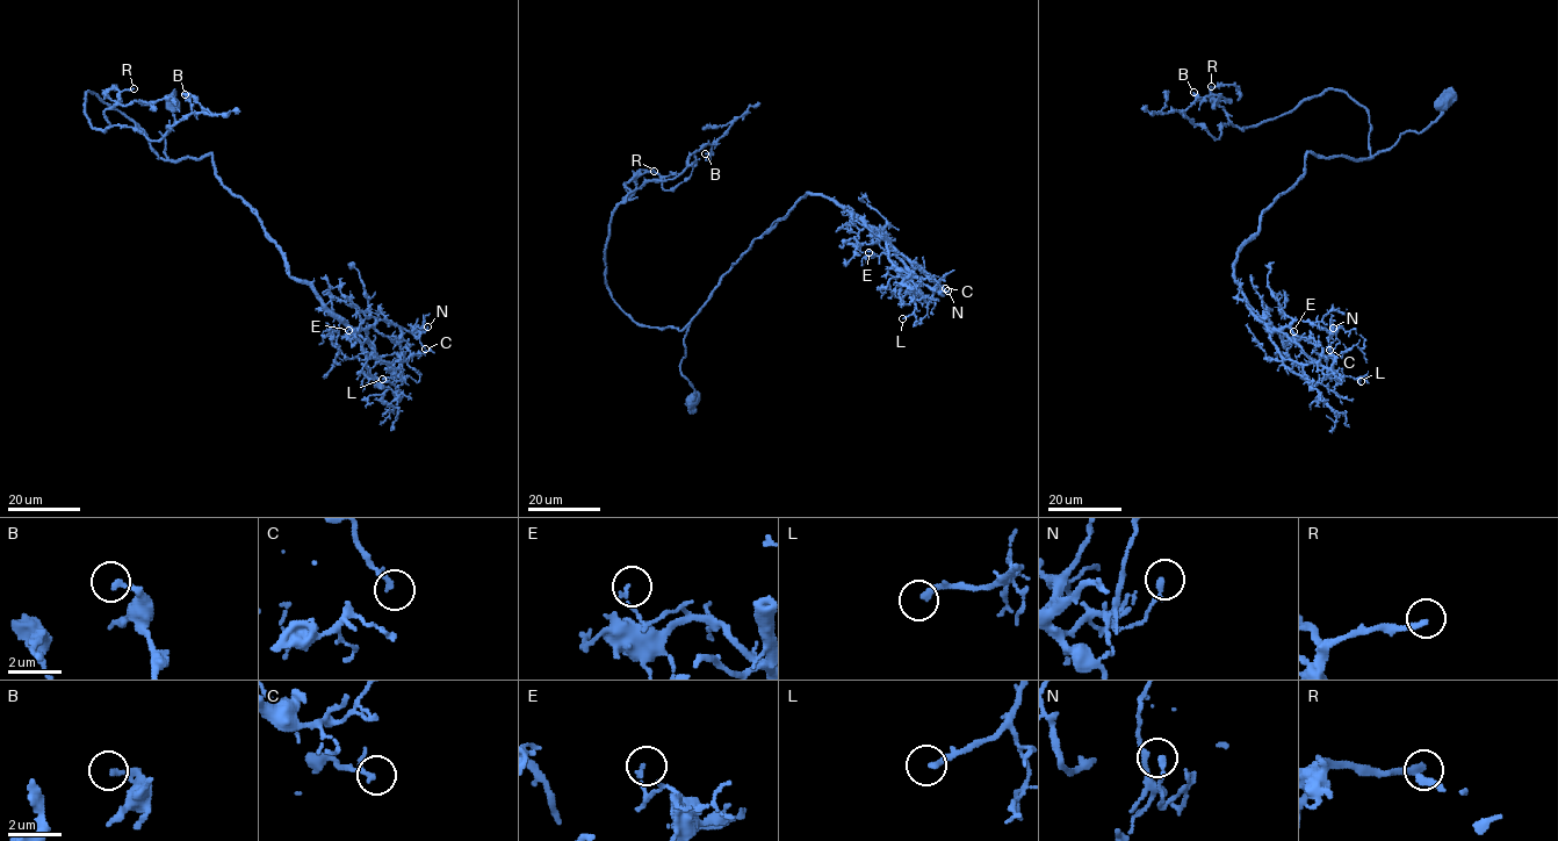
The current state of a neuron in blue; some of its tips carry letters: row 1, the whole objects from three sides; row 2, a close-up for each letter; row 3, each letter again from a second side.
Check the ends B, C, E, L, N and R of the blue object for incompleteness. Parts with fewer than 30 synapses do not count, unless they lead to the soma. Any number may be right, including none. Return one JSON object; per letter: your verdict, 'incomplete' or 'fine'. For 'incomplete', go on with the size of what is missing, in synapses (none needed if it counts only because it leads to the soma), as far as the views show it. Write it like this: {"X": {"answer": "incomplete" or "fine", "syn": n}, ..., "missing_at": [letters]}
{"B": {"answer": "fine"}, "C": {"answer": "fine"}, "E": {"answer": "fine"}, "L": {"answer": "fine"}, "N": {"answer": "fine"}, "R": {"answer": "incomplete", "syn": 50}, "missing_at": ["R"]}

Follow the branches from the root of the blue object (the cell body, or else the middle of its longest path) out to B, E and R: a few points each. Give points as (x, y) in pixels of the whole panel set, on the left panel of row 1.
B: (173, 102), (166, 160), (91, 92), (85, 113), (93, 127), (159, 139), (192, 112), (185, 94)
E: (173, 102), (166, 156), (211, 153), (288, 273), (367, 339), (348, 330)
R: (173, 102), (163, 160), (91, 92), (85, 113), (105, 129), (105, 110), (134, 88)

